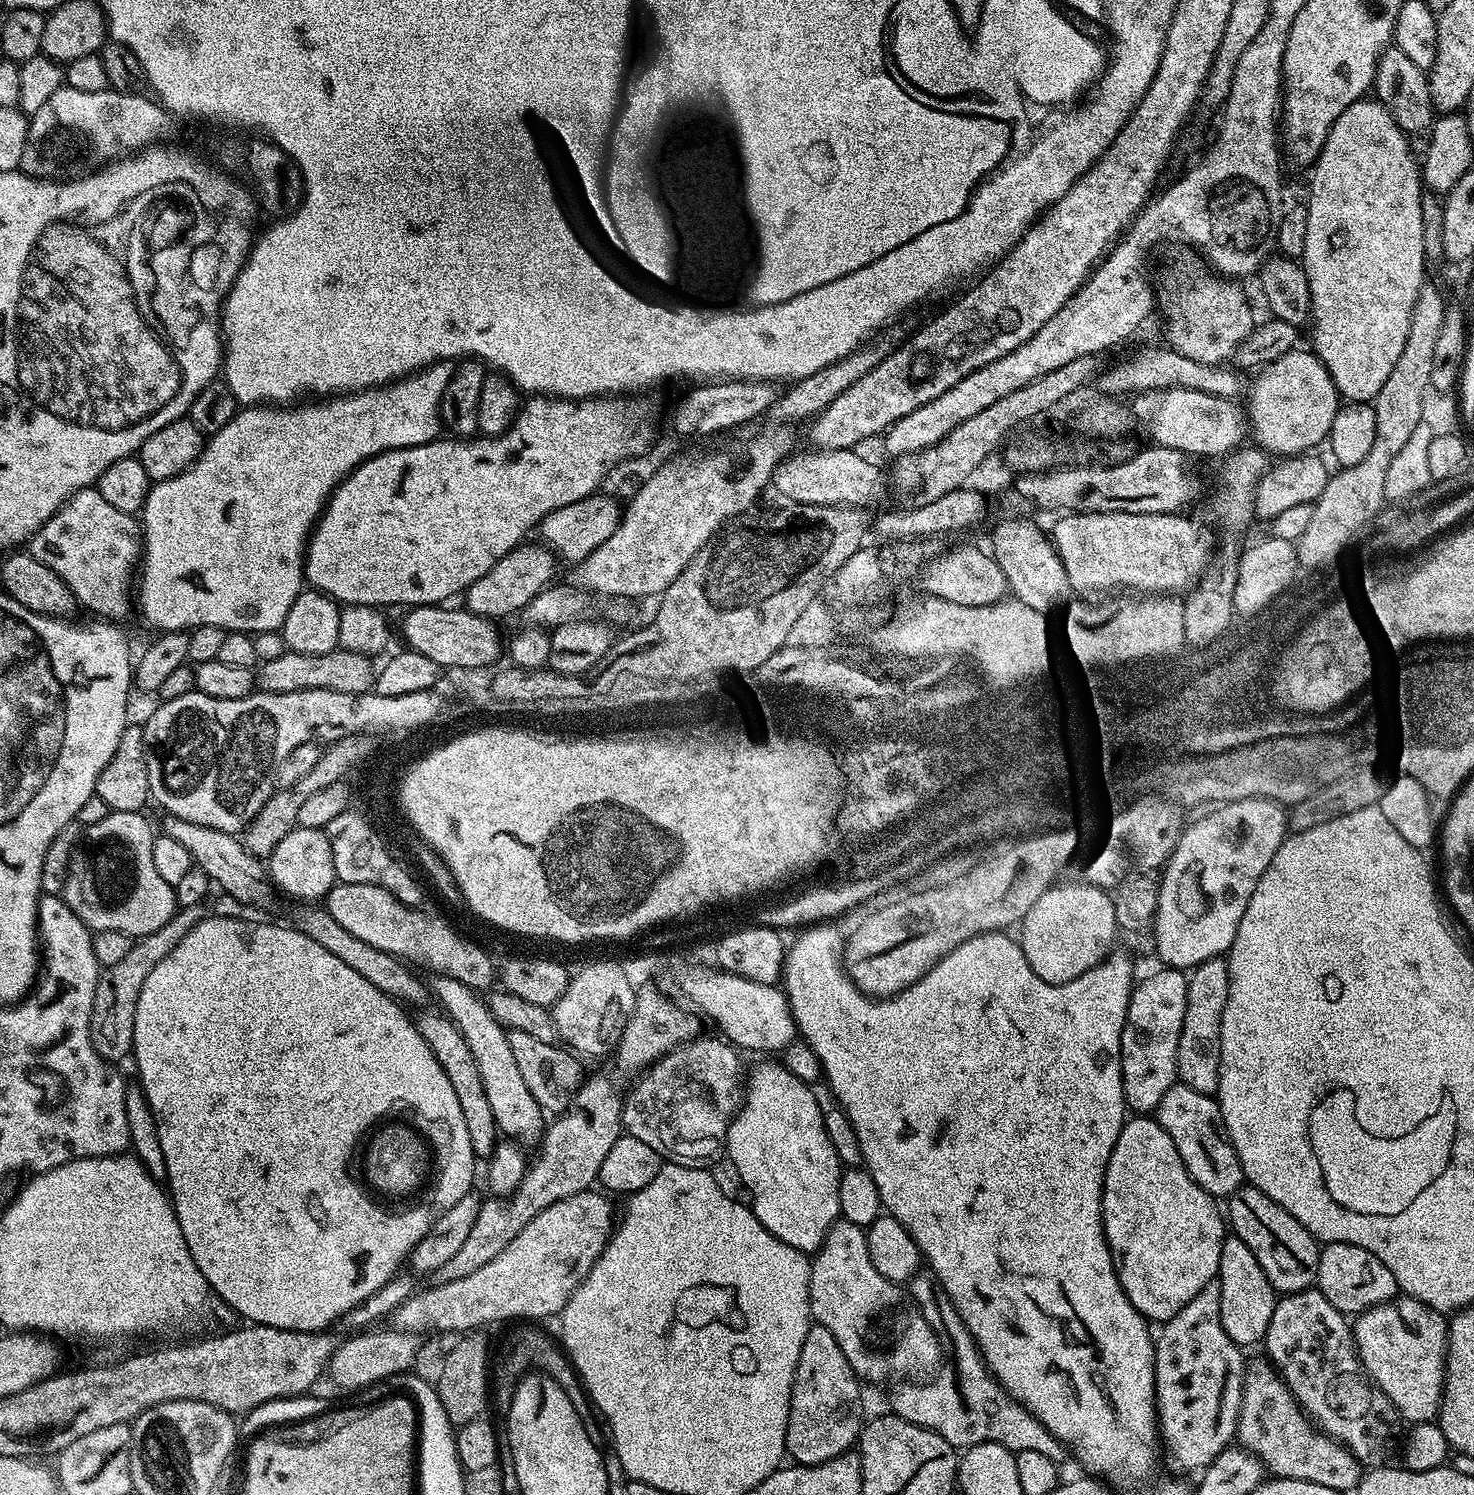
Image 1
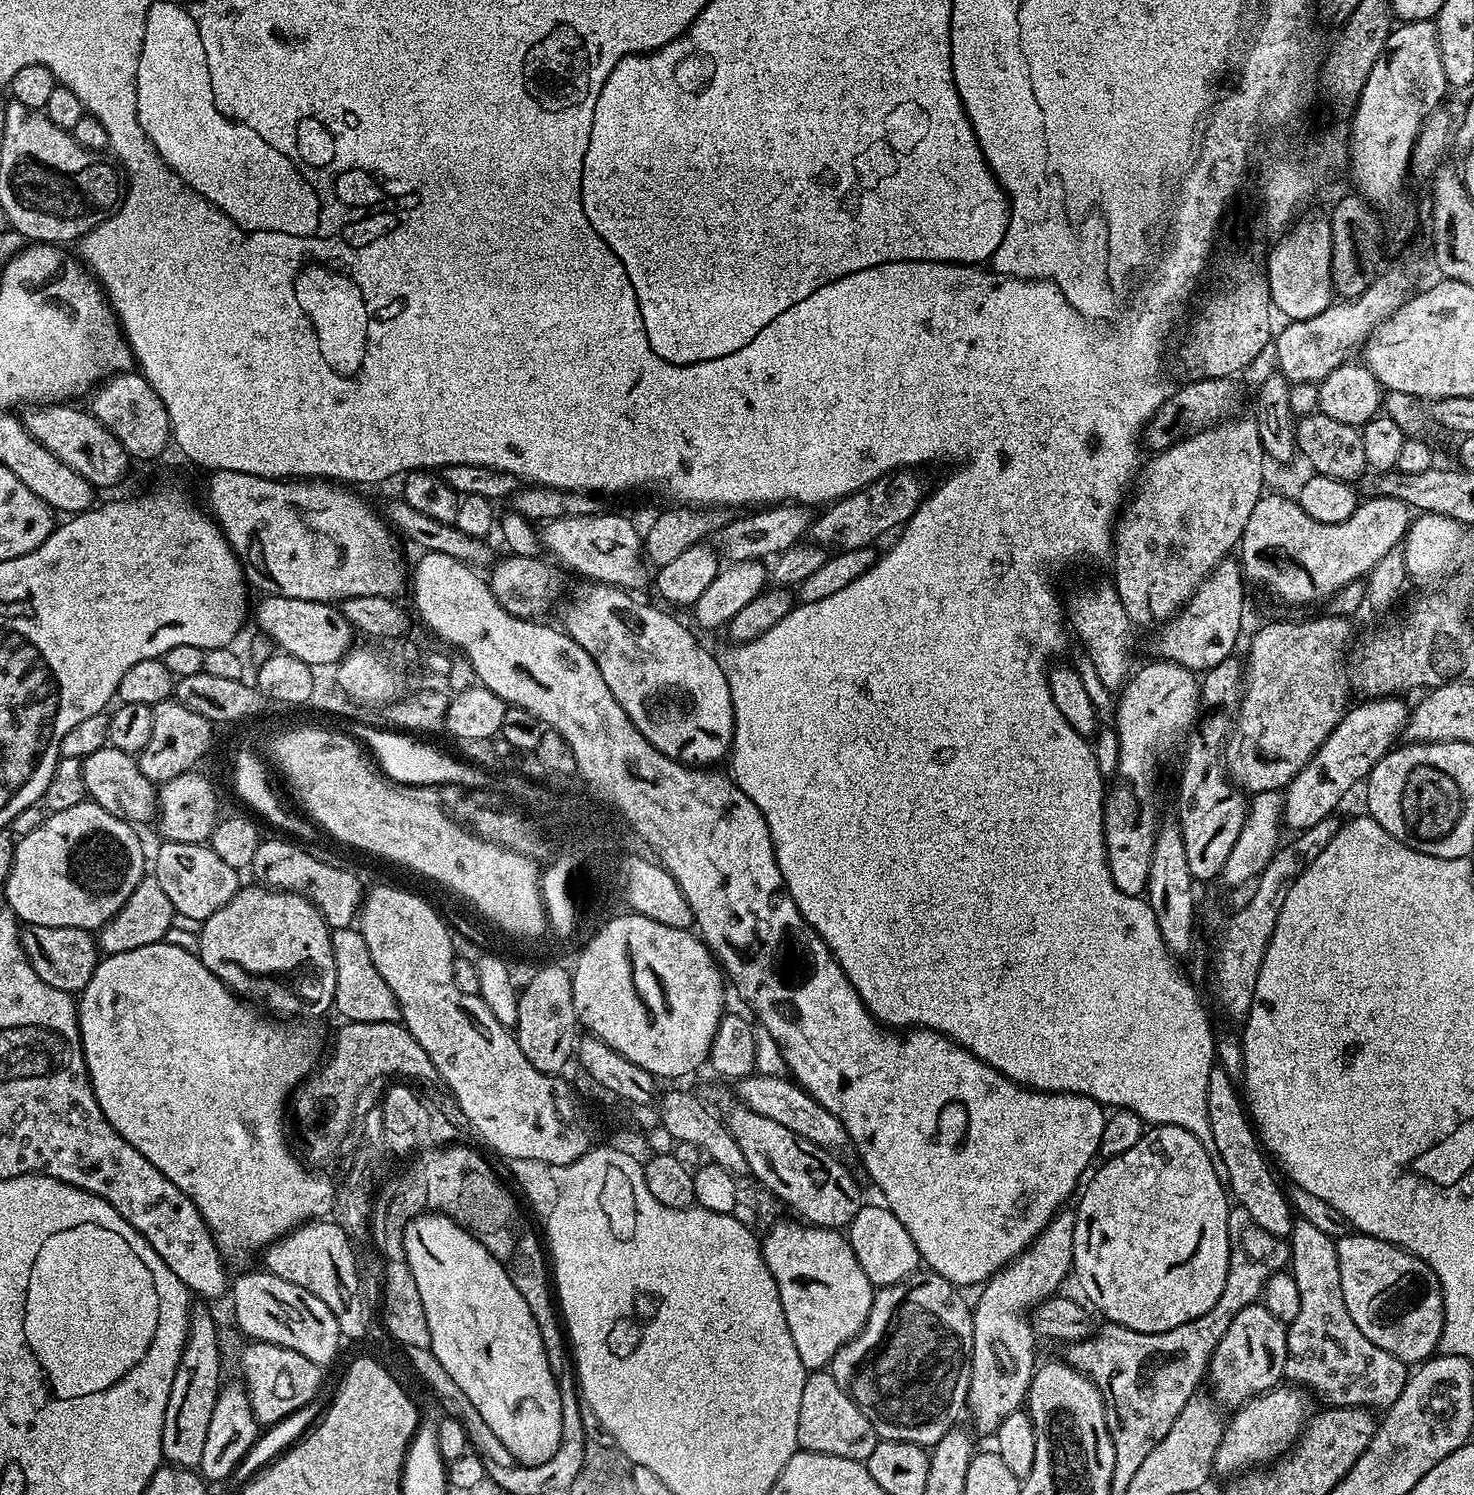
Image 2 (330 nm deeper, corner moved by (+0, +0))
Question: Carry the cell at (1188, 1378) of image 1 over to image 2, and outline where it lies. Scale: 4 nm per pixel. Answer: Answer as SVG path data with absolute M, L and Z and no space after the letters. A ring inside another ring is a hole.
M1257 1302L1238 1310L1238 1318L1230 1322L1230 1330L1222 1334L1208 1364L1207 1383L1216 1391L1215 1399L1228 1410L1235 1410L1285 1379L1284 1367L1288 1353L1288 1330L1263 1303Z

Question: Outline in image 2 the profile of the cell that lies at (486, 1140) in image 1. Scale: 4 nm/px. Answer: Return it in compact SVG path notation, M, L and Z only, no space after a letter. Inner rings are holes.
M352 926L337 928L332 932L332 949L336 967L335 1011L340 1011L345 1021L354 1023L399 1021L400 1007L394 998L394 990L390 990L382 974L378 974L370 958L370 950L366 950L364 935Z

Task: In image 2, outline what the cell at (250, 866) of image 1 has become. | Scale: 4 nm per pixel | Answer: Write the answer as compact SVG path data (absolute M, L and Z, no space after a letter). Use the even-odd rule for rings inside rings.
M111 744L104 745L83 760L83 781L86 783L87 797L93 803L102 806L107 813L114 814L131 824L146 822L155 817L158 810L158 792L144 774L137 759L115 748Z

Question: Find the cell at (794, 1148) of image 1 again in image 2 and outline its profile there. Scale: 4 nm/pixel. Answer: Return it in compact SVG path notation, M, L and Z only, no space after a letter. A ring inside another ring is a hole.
M804 1222L795 1223L796 1224L774 1225L765 1236L762 1236L762 1251L766 1266L770 1270L774 1282L778 1286L782 1310L786 1314L786 1326L790 1326L790 1334L794 1337L794 1346L798 1346L798 1358L802 1358L802 1366L805 1370L824 1370L831 1365L834 1354L838 1354L838 1350L841 1346L848 1344L862 1329L864 1329L864 1323L870 1314L870 1306L872 1305L872 1297L874 1295L874 1285L870 1282L870 1278L866 1278L862 1266L858 1266L858 1258L854 1254L854 1250L848 1245L847 1239L845 1239L839 1231L830 1228L809 1226Z

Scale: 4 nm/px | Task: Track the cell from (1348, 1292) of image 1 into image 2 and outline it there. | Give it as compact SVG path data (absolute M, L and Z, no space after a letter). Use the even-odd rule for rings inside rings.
M1363 1234L1339 1237L1336 1253L1342 1298L1346 1302L1346 1310L1350 1310L1350 1318L1354 1318L1354 1326L1358 1326L1374 1346L1382 1346L1382 1350L1394 1354L1394 1358L1404 1364L1416 1366L1429 1359L1439 1349L1444 1329L1444 1295L1434 1270L1408 1249Z

